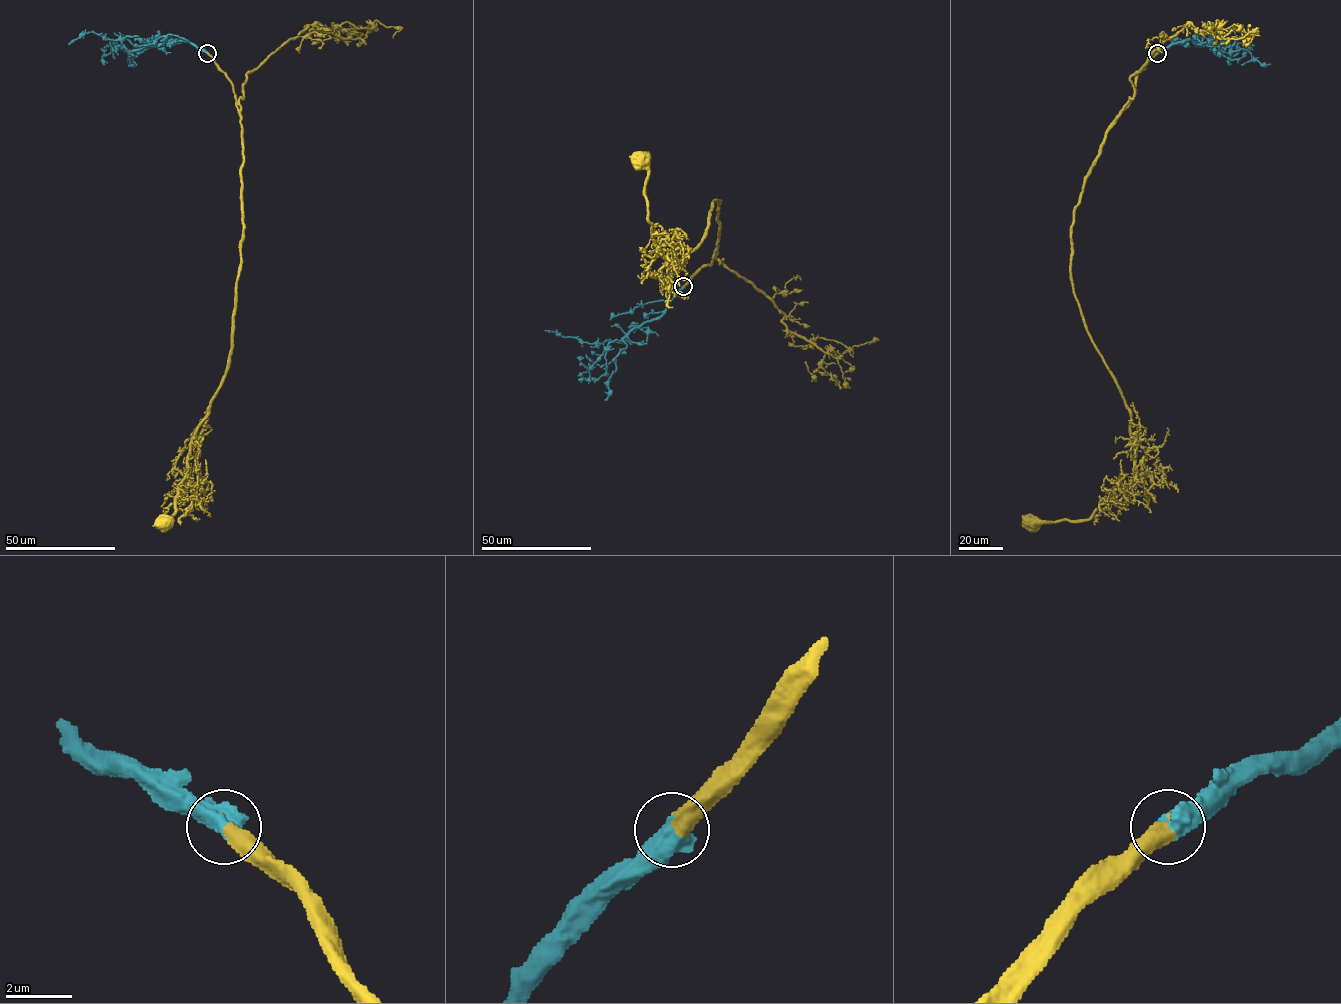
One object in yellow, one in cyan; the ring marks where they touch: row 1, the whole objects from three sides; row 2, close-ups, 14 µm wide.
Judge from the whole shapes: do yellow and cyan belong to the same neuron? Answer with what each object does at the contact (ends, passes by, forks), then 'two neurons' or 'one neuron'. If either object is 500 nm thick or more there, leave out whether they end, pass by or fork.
one neuron

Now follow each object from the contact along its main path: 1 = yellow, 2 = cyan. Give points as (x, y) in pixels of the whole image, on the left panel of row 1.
1: (207, 53), (231, 83), (240, 117), (240, 271), (228, 368), (193, 437), (189, 484), (164, 522)
2: (207, 53), (183, 39), (150, 45), (138, 37), (112, 40), (93, 32), (83, 33), (68, 44)

